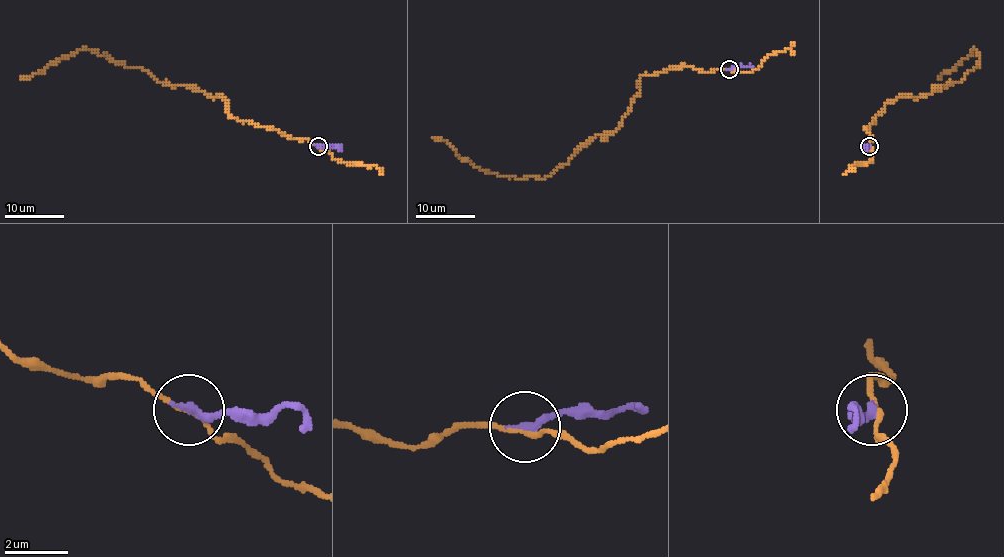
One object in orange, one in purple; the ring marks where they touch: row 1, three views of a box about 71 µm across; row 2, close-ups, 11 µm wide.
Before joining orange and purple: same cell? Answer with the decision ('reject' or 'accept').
reject

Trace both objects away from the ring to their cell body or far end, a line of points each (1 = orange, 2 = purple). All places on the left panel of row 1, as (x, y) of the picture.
1: (318, 145), (238, 122), (222, 96), (161, 83), (140, 68), (82, 49), (20, 78)
2: (318, 145), (337, 145), (339, 150)

